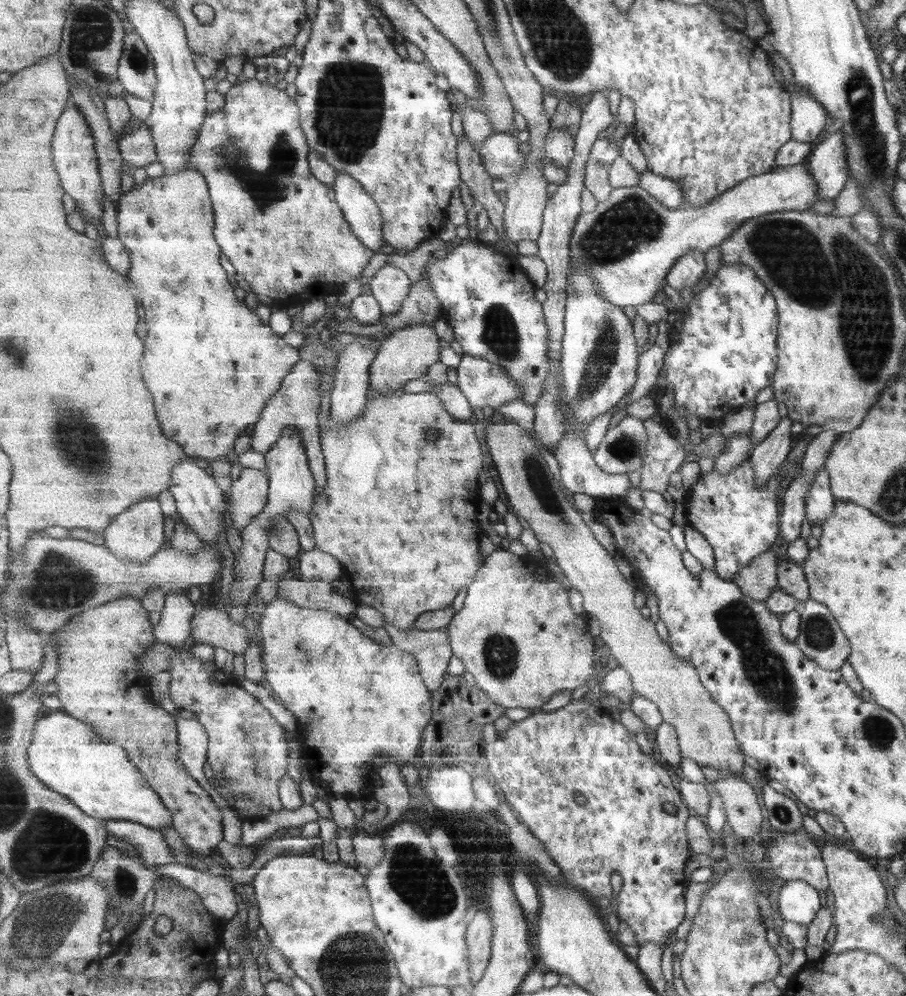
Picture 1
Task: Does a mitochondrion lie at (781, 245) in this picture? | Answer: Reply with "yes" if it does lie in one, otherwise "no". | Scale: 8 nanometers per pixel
yes

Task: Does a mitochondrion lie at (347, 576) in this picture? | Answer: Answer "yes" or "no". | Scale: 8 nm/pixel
no

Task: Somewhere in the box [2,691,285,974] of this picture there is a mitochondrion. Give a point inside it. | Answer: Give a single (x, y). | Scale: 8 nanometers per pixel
(42, 929)

